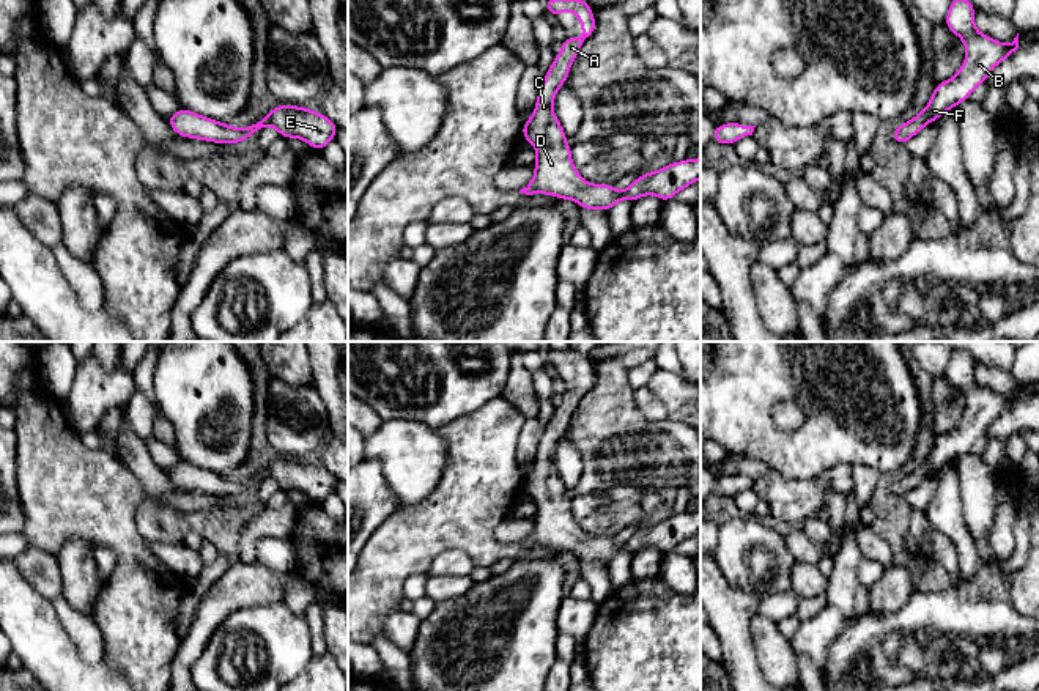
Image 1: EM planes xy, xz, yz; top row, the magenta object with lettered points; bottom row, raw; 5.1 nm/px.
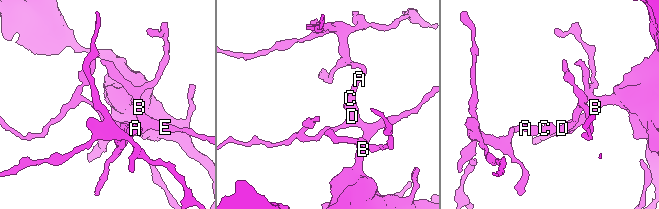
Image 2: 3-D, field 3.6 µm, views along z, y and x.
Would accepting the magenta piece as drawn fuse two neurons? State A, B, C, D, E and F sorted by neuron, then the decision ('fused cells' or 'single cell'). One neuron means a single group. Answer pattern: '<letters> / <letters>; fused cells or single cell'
A B C D E F; single cell

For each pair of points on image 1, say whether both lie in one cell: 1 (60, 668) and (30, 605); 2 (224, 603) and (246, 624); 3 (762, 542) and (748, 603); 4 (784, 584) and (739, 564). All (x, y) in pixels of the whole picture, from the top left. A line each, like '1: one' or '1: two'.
1: one
2: two
3: two
4: one

